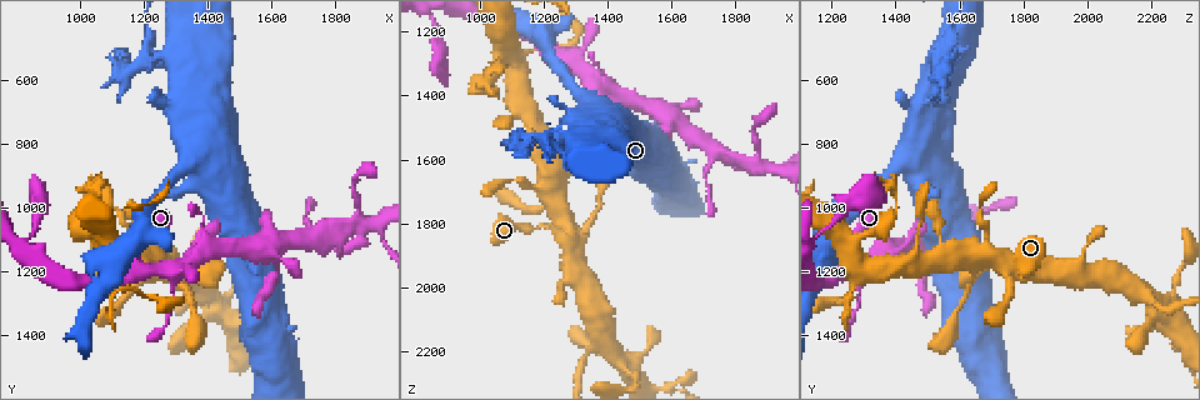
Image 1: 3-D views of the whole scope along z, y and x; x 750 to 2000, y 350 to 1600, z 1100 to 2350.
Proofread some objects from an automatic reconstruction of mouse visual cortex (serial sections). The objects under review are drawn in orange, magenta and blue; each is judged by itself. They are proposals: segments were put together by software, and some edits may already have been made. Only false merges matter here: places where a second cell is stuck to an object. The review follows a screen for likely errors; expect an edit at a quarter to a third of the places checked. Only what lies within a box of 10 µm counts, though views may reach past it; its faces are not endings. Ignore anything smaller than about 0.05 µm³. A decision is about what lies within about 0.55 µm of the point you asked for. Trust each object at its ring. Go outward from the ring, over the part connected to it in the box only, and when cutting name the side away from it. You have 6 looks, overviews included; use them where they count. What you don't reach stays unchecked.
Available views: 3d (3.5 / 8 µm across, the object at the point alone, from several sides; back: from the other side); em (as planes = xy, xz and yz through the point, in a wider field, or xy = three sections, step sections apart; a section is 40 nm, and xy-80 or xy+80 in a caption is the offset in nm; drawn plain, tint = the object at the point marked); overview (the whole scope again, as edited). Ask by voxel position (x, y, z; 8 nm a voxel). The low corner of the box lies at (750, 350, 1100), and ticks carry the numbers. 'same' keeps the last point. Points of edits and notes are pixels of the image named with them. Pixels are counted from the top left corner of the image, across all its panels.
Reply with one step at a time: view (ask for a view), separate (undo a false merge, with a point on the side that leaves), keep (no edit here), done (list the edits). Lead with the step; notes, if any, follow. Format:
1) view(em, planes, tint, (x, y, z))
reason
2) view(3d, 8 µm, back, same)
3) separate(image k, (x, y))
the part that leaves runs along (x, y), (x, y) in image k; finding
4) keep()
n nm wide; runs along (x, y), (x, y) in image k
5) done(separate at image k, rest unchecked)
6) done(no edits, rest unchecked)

view(3d, 8 µm, (1050, 990, 1400))
thick turns thin

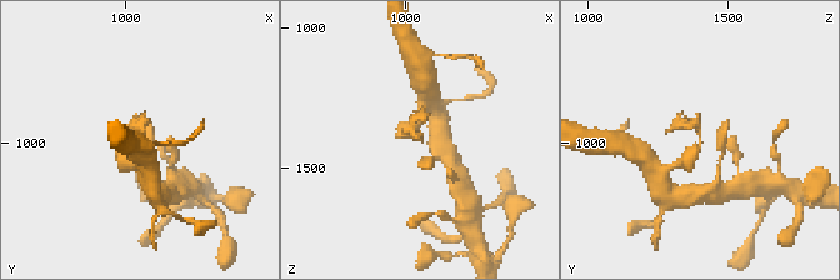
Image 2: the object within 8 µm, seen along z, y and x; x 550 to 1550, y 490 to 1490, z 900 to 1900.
view(3d, 3.5 µm, same)

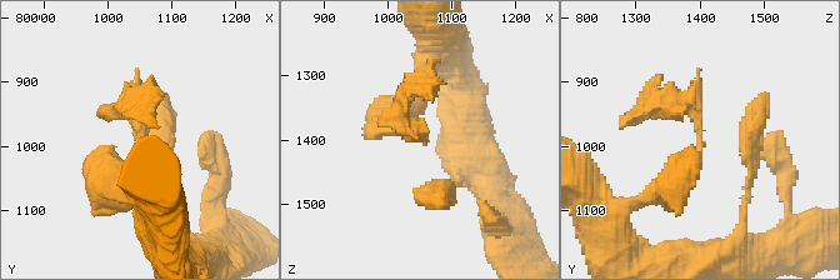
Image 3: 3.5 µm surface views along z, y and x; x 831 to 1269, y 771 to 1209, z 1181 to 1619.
separate(image 3, (110, 111))
arms of 200, 350 nm; a second cell is stuck on

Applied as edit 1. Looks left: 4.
view(em, xy, step 3, tint, (1880, 1050, 1630))

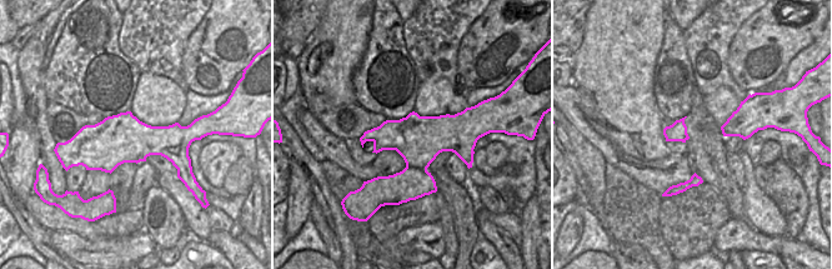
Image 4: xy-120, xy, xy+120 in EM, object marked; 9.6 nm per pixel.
view(3d, 3.5 µm, same)

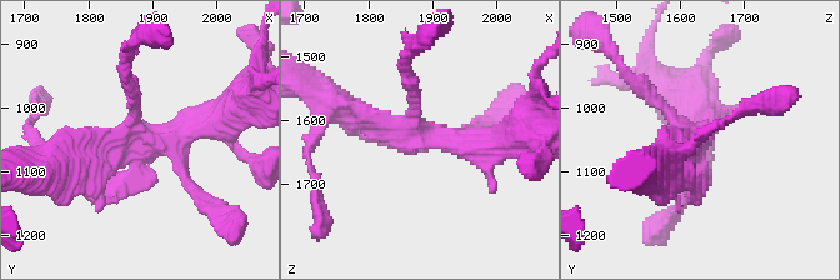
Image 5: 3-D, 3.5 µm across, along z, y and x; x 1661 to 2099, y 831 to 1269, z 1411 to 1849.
keep()
runs along (64, 165), (205, 116) in image 5; continuous, no second cell

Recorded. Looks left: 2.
view(3d, 3.5 µm, back, (1360, 840, 1460))
abrupt turn

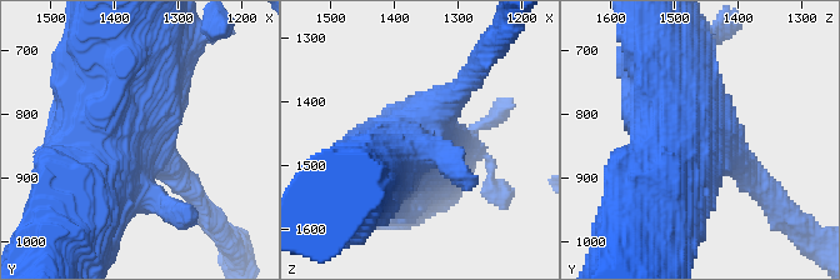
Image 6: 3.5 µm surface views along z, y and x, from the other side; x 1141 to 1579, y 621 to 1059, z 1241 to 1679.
view(em, xy, step 3, tint, same)

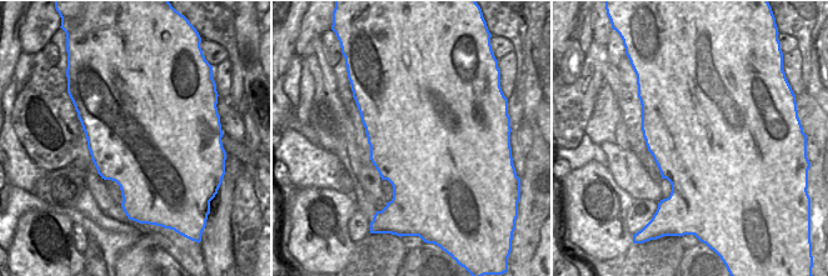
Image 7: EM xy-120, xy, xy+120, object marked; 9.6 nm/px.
keep()
runs along (60, 174), (114, 78) in image 6; one cell here

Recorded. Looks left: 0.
done(separate at image 3, rest unchecked)

